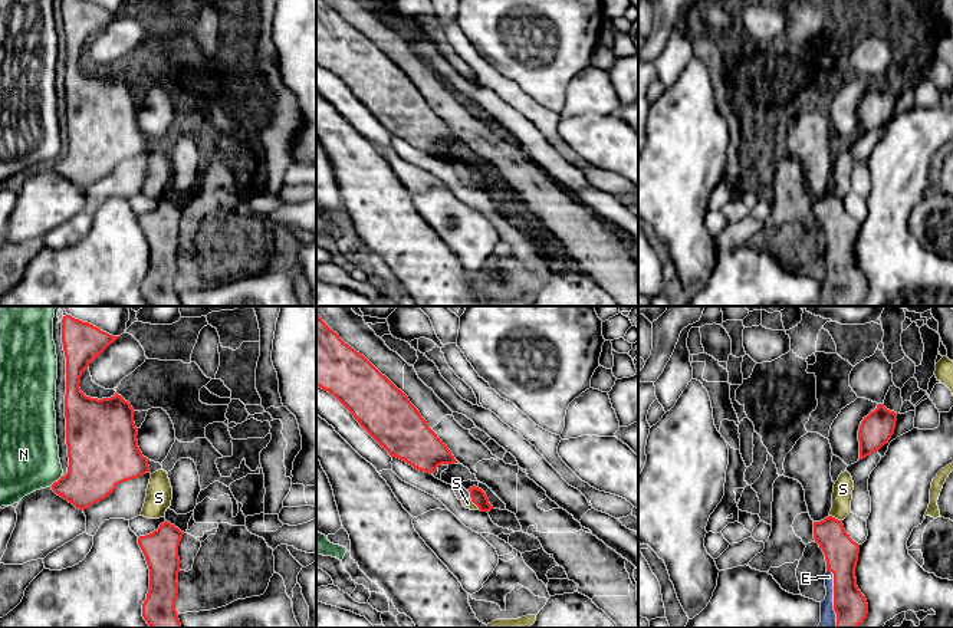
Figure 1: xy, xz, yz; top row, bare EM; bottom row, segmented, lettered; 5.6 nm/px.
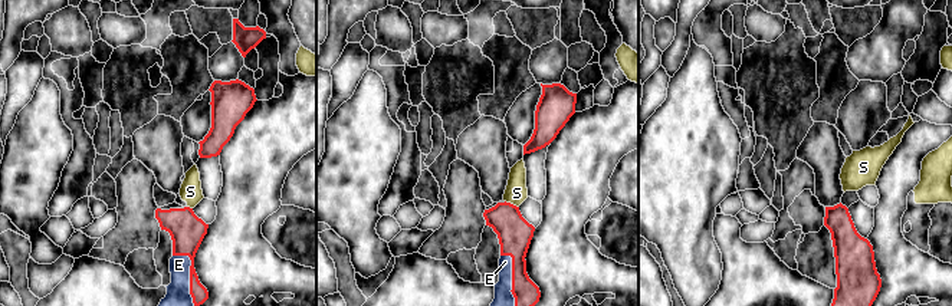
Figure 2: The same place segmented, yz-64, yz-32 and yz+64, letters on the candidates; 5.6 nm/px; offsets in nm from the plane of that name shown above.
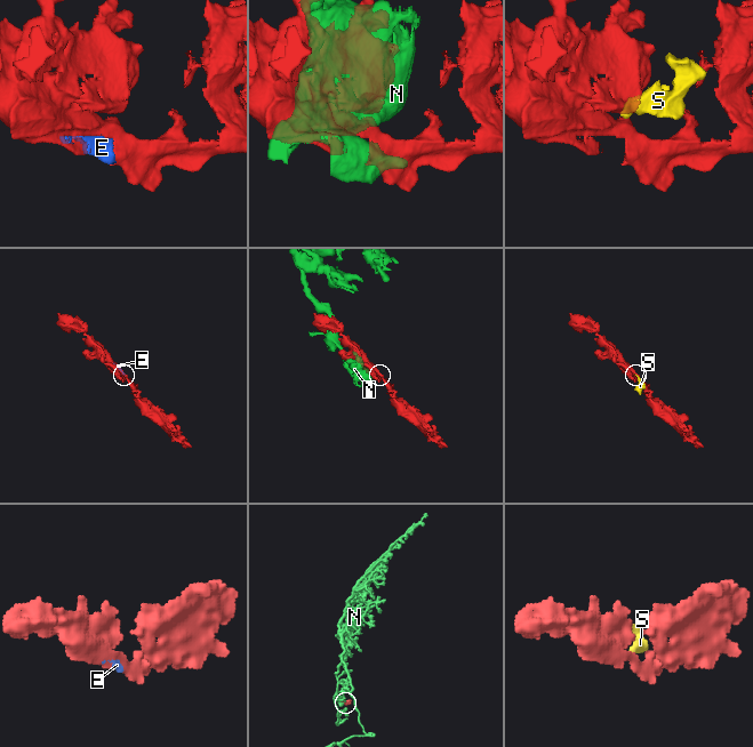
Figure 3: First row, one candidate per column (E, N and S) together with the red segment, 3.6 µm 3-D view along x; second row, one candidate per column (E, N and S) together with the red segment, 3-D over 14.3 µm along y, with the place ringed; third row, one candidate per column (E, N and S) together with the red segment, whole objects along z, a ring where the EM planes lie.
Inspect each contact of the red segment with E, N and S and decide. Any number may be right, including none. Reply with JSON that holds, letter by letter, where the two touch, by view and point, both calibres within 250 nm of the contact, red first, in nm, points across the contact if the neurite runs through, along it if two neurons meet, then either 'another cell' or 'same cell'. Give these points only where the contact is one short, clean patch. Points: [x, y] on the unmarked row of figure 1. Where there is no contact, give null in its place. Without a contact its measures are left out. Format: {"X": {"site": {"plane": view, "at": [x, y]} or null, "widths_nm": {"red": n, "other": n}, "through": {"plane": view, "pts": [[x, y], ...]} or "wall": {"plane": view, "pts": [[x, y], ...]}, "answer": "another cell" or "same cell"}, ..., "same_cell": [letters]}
{"E": {"site": {"plane": "yz", "at": [834, 276]}, "widths_nm": {"red": 190, "other": 100}, "answer": "same cell"}, "N": {"site": {"plane": "xy", "at": [55, 160]}, "widths_nm": {"red": 320, "other": 340}, "answer": "another cell"}, "S": {"site": {"plane": "yz", "at": [834, 196]}, "widths_nm": {"red": 190, "other": 110}, "through": {"plane": "yz", "pts": [[841, 230], [834, 219], [834, 196], [841, 187], [843, 167]]}, "answer": "same cell"}, "same_cell": ["E", "S"]}

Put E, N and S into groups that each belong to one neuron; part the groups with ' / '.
E S / N

